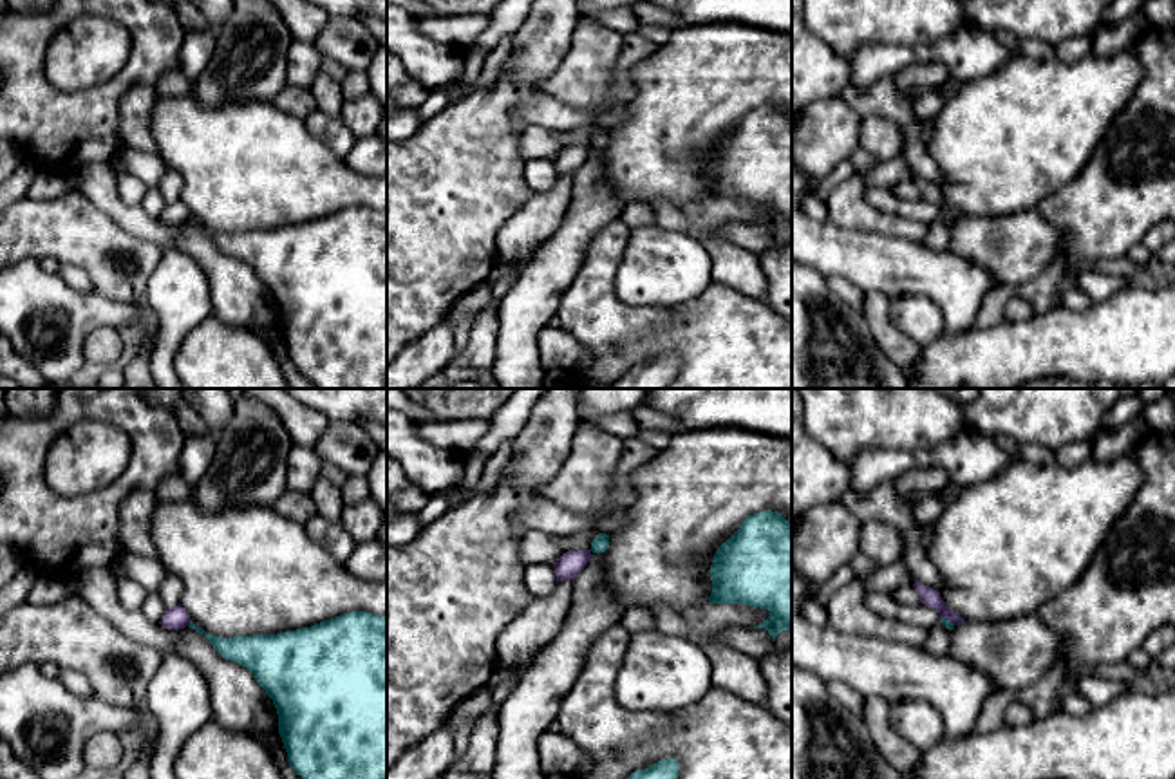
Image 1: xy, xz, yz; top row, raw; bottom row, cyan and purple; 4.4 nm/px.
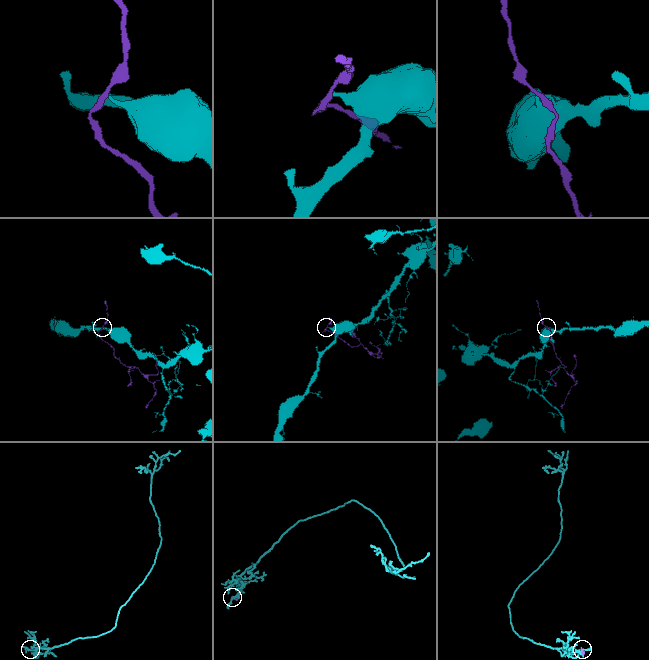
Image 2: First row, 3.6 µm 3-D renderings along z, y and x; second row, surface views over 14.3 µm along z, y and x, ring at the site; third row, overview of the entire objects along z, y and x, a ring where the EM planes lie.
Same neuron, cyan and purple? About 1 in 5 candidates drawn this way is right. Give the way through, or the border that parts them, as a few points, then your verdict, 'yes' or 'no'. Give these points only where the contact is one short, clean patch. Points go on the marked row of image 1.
border along xy (190, 620), (187, 624); no

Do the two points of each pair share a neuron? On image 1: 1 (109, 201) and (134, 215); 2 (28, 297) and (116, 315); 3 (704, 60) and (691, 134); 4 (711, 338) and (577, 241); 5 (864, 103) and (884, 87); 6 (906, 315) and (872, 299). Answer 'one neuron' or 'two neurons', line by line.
1: one neuron
2: one neuron
3: one neuron
4: two neurons
5: one neuron
6: two neurons

